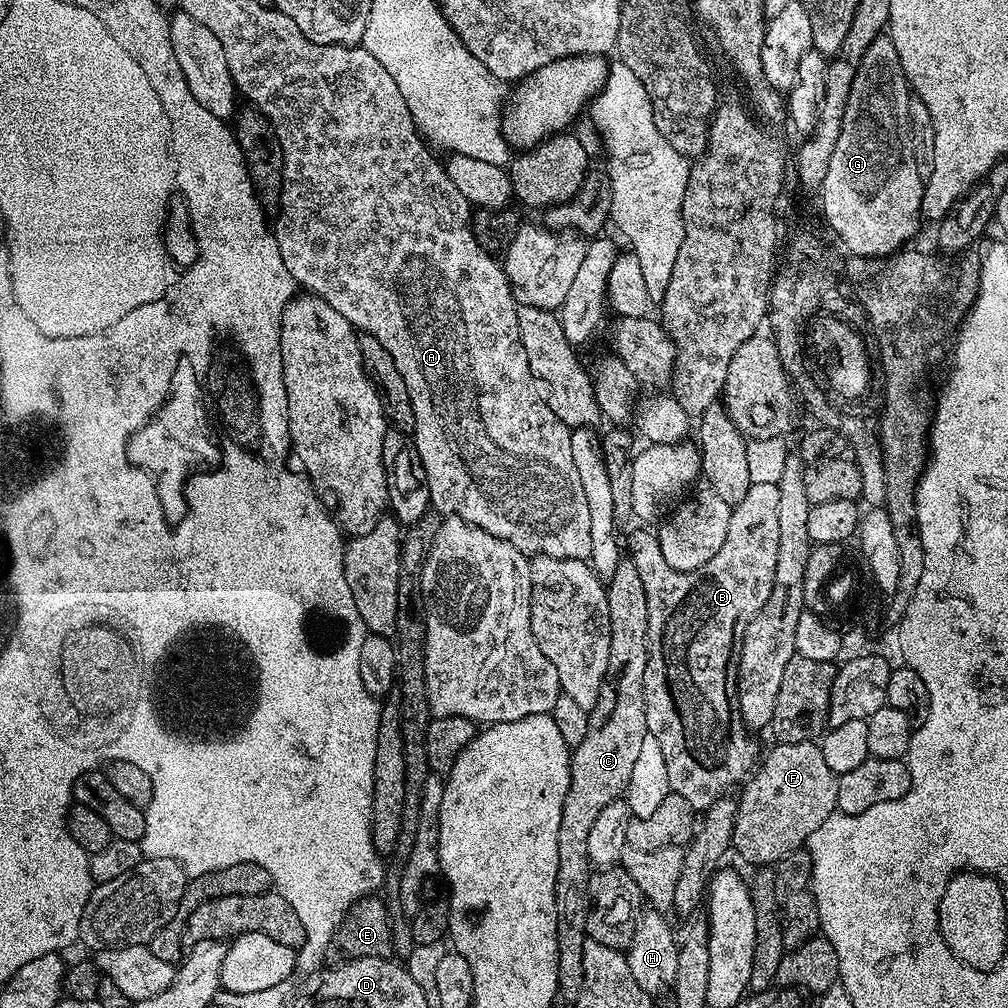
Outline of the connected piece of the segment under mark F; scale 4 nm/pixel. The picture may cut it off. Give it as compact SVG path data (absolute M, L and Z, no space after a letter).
M807 740L773 745L765 756L763 753L762 763L736 800L731 851L751 866L774 866L786 854L803 849L810 834L837 811L838 774L826 766L819 743Z

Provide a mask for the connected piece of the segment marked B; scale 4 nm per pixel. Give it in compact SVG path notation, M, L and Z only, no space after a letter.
M757 483L750 486L750 490L746 490L746 498L742 498L742 502L734 505L732 513L730 514L729 530L726 533L726 540L722 543L722 550L718 550L718 554L714 554L714 558L710 558L710 562L706 562L702 566L698 566L689 572L678 570L674 566L670 566L670 562L666 562L666 554L662 554L662 546L659 545L659 538L655 531L647 532L647 527L640 526L640 529L633 534L632 537L627 537L626 548L630 551L630 559L634 562L634 566L638 566L638 574L642 577L642 586L646 590L646 610L648 611L648 661L646 662L646 674L644 675L644 701L646 702L646 726L648 727L648 734L654 738L658 738L658 746L662 746L662 758L666 758L666 778L668 779L668 786L671 791L679 794L682 798L686 798L686 802L690 802L693 810L703 810L709 808L714 802L718 802L718 798L725 795L729 791L728 787L731 784L739 785L757 767L758 752L756 756L756 744L751 740L749 729L744 726L744 719L740 717L740 713L736 707L736 666L740 659L740 647L742 646L742 638L746 634L746 626L750 626L750 622L758 614L758 610L762 610L762 606L766 606L766 598L770 598L770 590L774 590L774 566L778 566L778 504L779 504L779 490L775 484Z

